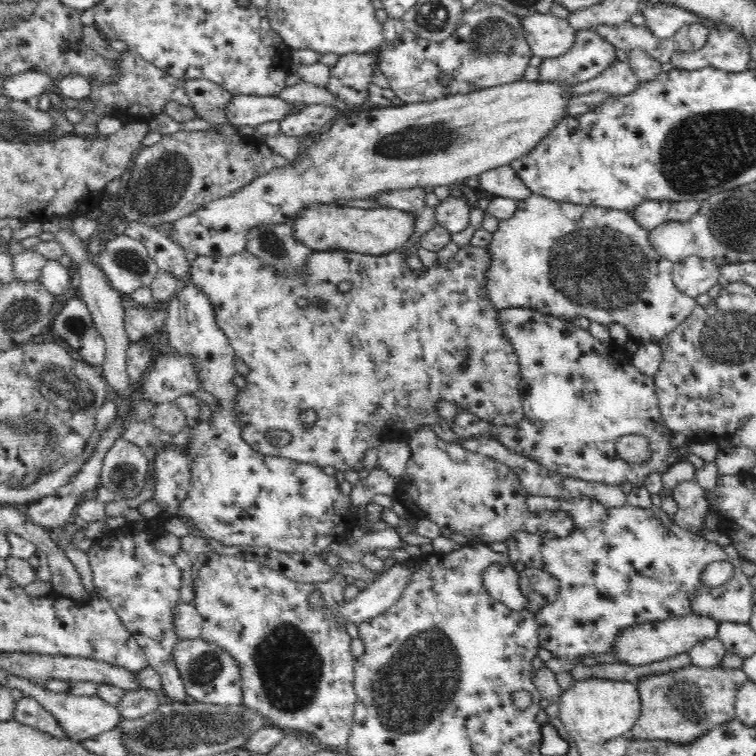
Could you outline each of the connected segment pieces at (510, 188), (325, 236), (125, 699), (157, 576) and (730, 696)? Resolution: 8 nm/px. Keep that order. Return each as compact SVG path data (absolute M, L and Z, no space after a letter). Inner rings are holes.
M511 164L486 170L477 178L479 182L478 188L487 190L496 197L503 196L514 198L514 200L522 200L532 194L524 181L518 177Z
M319 204L302 212L292 226L294 237L312 251L348 251L378 256L400 250L415 232L416 213L397 208L373 209Z
M138 687L124 691L120 702L117 704L117 710L121 717L136 720L157 710L158 705L160 702L156 691Z
M133 530L128 538L122 540L124 548L120 552L109 550L104 542L94 540L85 553L89 557L98 596L110 602L124 627L134 635L148 658L149 666L160 675L164 694L176 703L186 703L190 698L171 660L172 650L181 639L174 627L174 606L181 601L181 569L173 557L154 547L154 539L148 538L148 531Z
M691 664L675 671L646 676L637 684L641 698L641 714L636 725L630 729L630 737L633 740L666 740L674 744L693 743L712 728L737 718L736 694L746 680L747 676L741 668L726 668L722 664L714 668L700 668Z

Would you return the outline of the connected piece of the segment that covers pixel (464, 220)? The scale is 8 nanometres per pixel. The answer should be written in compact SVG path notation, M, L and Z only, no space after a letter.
M450 195L435 208L437 224L446 228L451 234L463 232L466 230L466 226L470 224L471 207L462 197Z

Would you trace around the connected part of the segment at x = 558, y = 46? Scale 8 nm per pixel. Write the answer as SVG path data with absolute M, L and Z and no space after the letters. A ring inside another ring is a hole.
M551 12L523 16L520 28L532 54L543 59L565 53L573 43L576 32L567 19L556 17Z

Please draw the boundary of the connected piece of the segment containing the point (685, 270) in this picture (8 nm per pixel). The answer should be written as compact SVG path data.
M699 256L673 263L671 273L676 288L690 298L707 293L714 284L718 284L718 276L721 275L720 269L711 260Z

